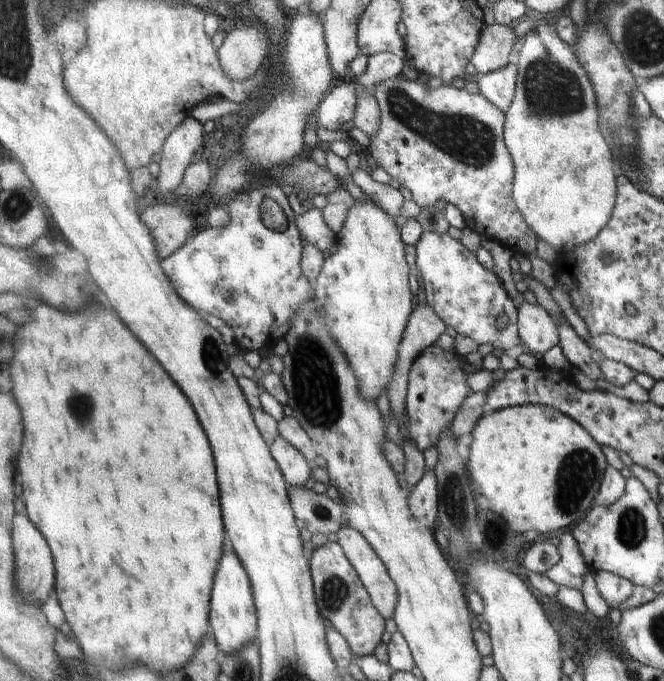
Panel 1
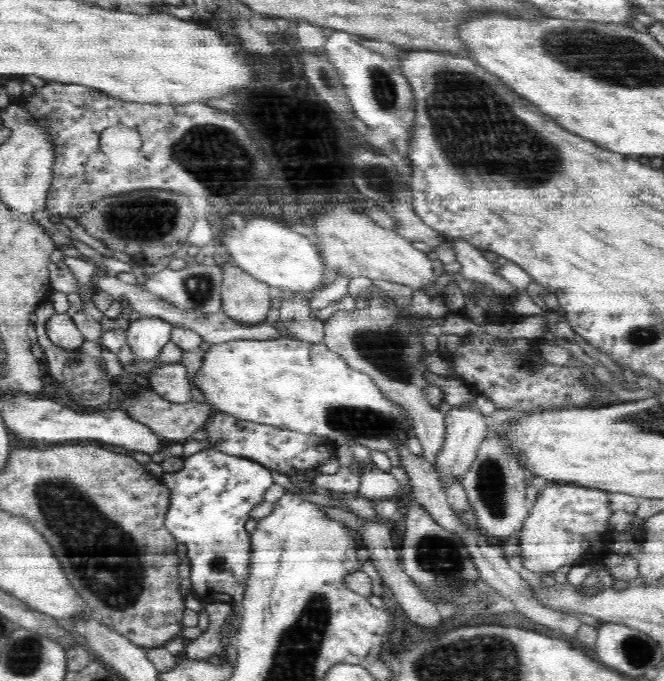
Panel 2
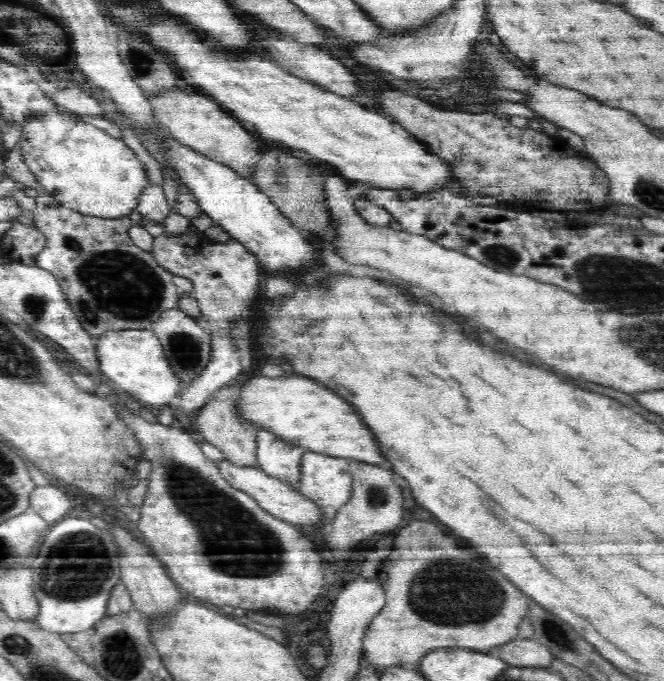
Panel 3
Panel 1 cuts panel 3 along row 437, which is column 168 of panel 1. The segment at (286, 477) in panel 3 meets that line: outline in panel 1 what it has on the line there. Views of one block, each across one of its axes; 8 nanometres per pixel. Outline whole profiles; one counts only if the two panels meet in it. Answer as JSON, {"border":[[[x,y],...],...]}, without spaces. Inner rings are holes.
{"border":[[[270,182],[269,184],[261,186],[252,186],[248,188],[248,190],[242,192],[242,194],[230,198],[225,204],[229,207],[232,216],[232,224],[230,224],[230,226],[226,226],[226,228],[208,227],[206,230],[195,233],[184,248],[181,248],[181,250],[176,252],[176,254],[173,254],[172,257],[163,259],[162,266],[164,266],[166,274],[168,274],[170,280],[174,281],[174,286],[178,289],[178,294],[180,294],[192,308],[197,309],[203,314],[214,314],[214,316],[222,318],[222,320],[225,320],[230,324],[230,328],[233,328],[234,332],[237,333],[237,344],[241,347],[243,352],[250,352],[253,350],[261,351],[266,344],[268,344],[268,350],[272,351],[274,346],[276,346],[276,344],[284,339],[284,336],[290,332],[290,328],[292,328],[294,324],[294,318],[296,318],[298,311],[301,310],[302,304],[306,304],[306,300],[313,299],[313,283],[305,277],[304,270],[301,268],[301,255],[304,254],[305,248],[304,238],[302,238],[303,236],[296,226],[296,215],[294,214],[294,211],[292,211],[290,203],[288,203],[287,196],[276,182]],[[266,197],[271,198],[278,203],[282,210],[288,214],[289,225],[284,232],[275,232],[263,224],[260,206],[263,199]]]}

